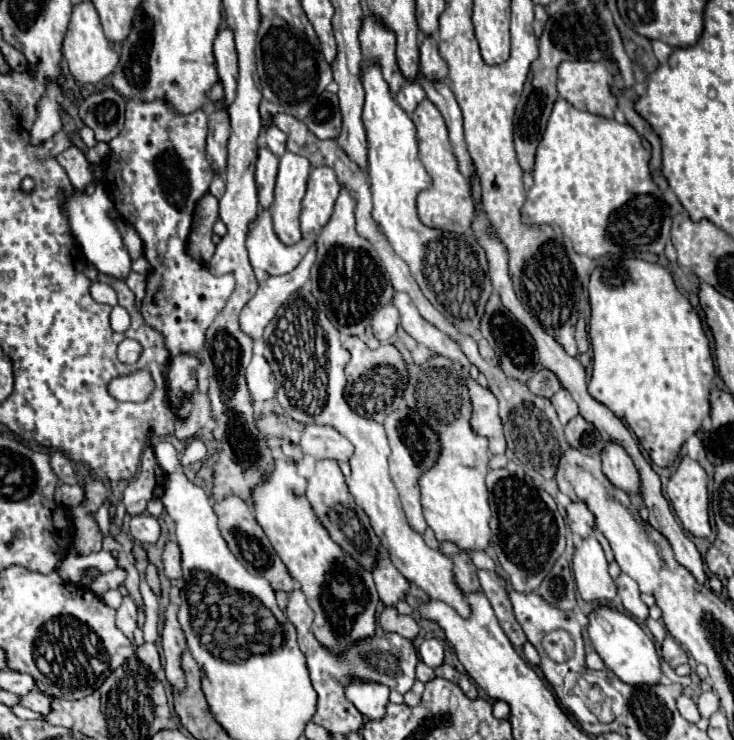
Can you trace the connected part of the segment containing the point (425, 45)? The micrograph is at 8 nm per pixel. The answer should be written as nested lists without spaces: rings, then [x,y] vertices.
[[[424,37],[420,45],[420,73],[428,81],[444,81],[448,77],[448,65],[438,53],[436,41],[432,37]]]

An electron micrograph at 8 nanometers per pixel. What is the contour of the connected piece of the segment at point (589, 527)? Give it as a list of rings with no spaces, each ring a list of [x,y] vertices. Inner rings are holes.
[[[580,501],[570,503],[566,511],[568,511],[566,521],[568,521],[572,533],[576,533],[576,535],[580,535],[580,537],[584,537],[584,539],[594,533],[596,521],[594,521],[594,515],[590,513],[590,509],[588,509],[584,503],[580,503]]]

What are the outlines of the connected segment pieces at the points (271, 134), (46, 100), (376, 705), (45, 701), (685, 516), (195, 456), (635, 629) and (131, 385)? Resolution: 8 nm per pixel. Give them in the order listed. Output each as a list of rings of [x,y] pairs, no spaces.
[[[270,125],[268,131],[266,131],[266,147],[268,147],[276,157],[282,157],[284,151],[286,151],[286,135],[284,135],[276,125]]]
[[[48,83],[46,85],[46,95],[40,99],[38,103],[38,115],[36,115],[36,123],[30,131],[32,143],[42,143],[46,139],[50,139],[54,133],[60,131],[62,121],[60,121],[60,111],[58,111],[58,97],[62,95],[60,85],[56,83]]]
[[[354,679],[344,687],[344,693],[366,719],[384,717],[384,711],[388,705],[388,695],[390,695],[390,689],[386,685],[376,683],[376,681]]]
[[[34,689],[34,691],[30,691],[30,693],[26,693],[26,695],[20,697],[20,705],[24,705],[24,707],[28,707],[28,709],[44,715],[44,713],[48,713],[50,697],[44,695],[44,693],[40,693],[38,689]]]
[[[684,457],[666,485],[666,495],[684,529],[696,537],[710,537],[706,471],[698,461]]]
[[[194,439],[194,441],[186,447],[186,451],[184,451],[184,455],[182,455],[182,465],[190,465],[190,463],[200,461],[200,459],[204,459],[204,457],[206,457],[206,447],[204,447],[204,443],[202,443],[200,439]]]
[[[600,607],[594,613],[590,613],[588,619],[590,619],[588,635],[592,639],[596,653],[602,657],[604,665],[618,675],[620,681],[628,685],[658,685],[660,683],[662,669],[660,669],[658,651],[652,639],[642,631],[642,627],[632,617],[608,607]]]
[[[134,371],[128,377],[114,379],[108,385],[108,391],[120,401],[144,401],[152,393],[152,387],[154,383],[148,371]]]

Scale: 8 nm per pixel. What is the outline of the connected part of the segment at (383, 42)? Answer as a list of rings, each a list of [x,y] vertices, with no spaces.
[[[368,15],[360,29],[360,45],[362,45],[364,59],[382,69],[384,81],[390,85],[390,91],[396,95],[398,89],[406,83],[406,79],[402,77],[402,73],[396,65],[394,33],[388,31],[382,23],[378,23],[376,17]]]

